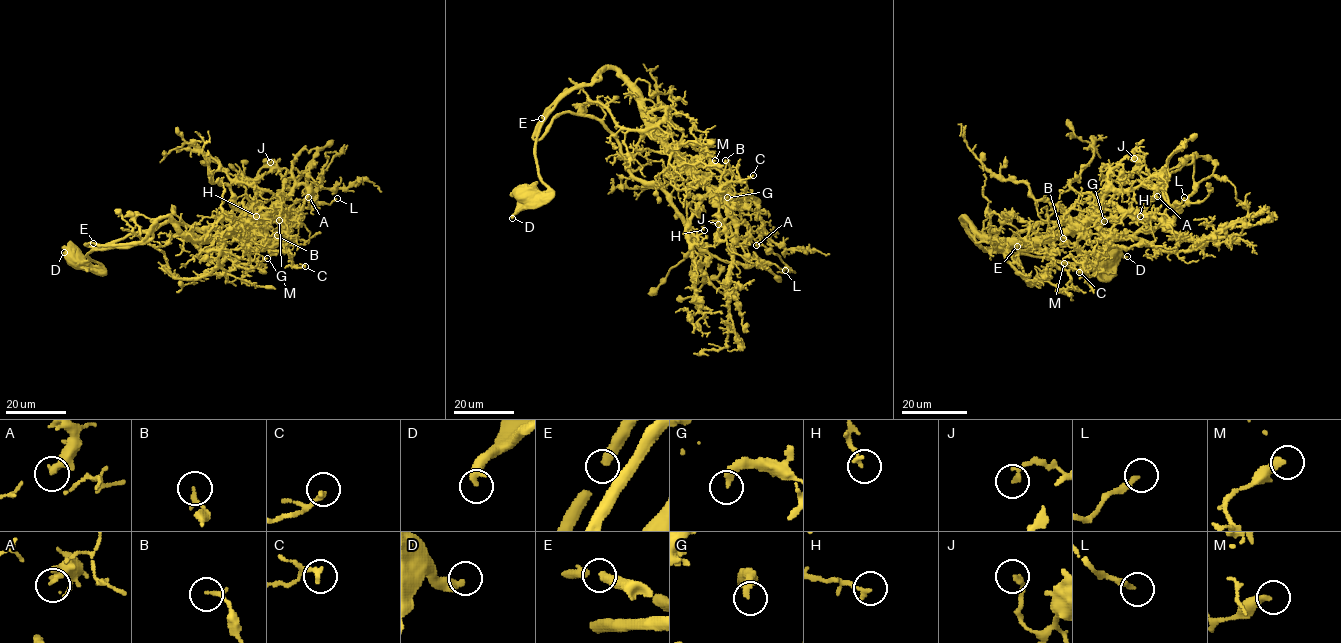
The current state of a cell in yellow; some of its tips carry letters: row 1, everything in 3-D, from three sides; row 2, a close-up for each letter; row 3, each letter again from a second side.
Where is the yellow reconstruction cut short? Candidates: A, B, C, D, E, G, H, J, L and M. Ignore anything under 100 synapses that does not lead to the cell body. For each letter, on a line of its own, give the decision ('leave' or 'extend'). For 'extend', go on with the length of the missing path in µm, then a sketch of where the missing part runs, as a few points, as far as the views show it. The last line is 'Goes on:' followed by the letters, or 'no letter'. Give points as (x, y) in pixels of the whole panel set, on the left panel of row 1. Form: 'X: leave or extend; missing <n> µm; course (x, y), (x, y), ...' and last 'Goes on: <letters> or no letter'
A: leave
B: leave
C: leave
D: leave
E: leave
G: leave
H: leave
J: leave
L: leave
M: leave
Goes on: no letter

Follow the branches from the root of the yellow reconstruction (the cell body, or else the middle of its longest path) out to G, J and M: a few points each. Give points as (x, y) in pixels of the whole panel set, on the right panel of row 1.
G: (1102, 261), (1097, 271), (986, 251), (963, 218), (993, 239), (1056, 239), (1107, 204), (1125, 214), (1104, 221)
J: (1102, 261), (1097, 271), (986, 251), (963, 218), (993, 239), (1056, 239), (1112, 196), (1142, 157), (1134, 158)
M: (1102, 261), (1097, 271), (986, 251), (963, 218), (993, 239), (1083, 226), (1077, 250), (1089, 266), (1064, 263)

